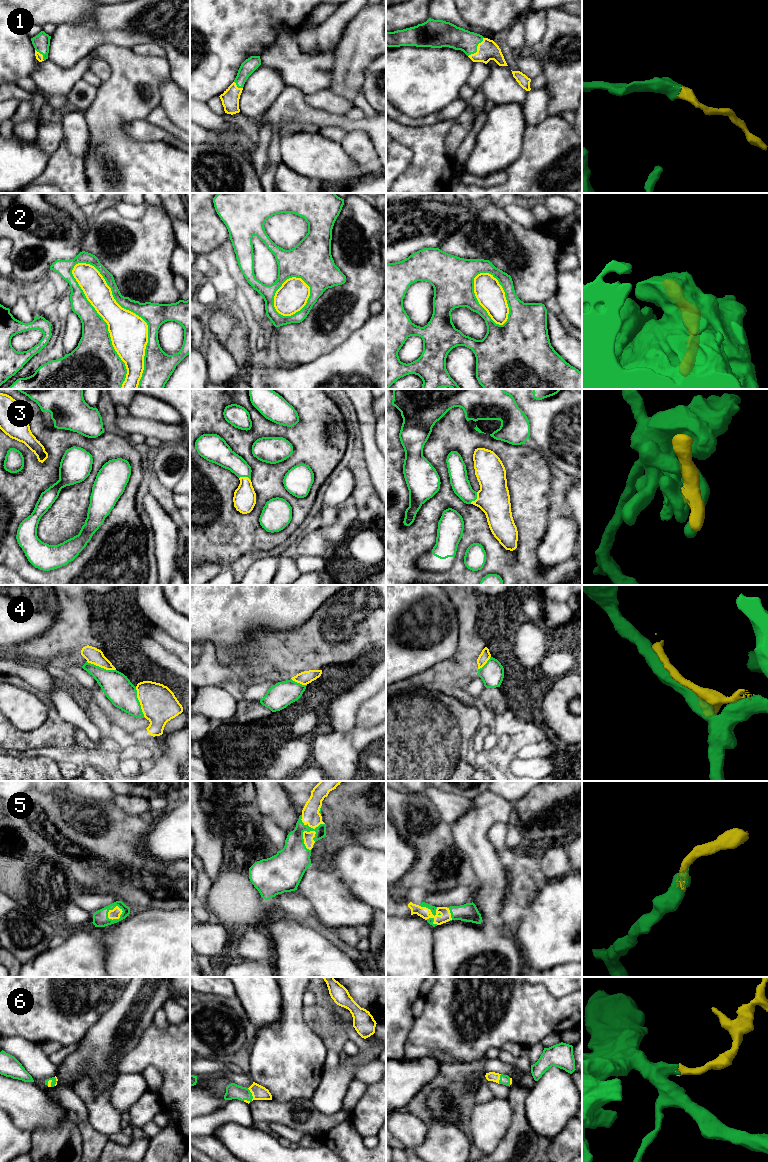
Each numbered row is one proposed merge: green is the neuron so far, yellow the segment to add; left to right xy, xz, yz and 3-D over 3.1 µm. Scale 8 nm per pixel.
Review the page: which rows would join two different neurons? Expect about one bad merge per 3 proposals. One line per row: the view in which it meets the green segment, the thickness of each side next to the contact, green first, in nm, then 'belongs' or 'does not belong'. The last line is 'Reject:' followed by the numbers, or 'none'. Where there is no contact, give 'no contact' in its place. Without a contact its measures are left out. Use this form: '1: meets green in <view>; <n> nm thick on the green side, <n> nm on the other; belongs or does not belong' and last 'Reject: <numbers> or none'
1: meets green in yz; 190 nm thick on the green side, 170 nm on the other; belongs
2: meets green in xy; 190 nm thick on the green side, 300 nm on the other; does not belong
3: meets green in yz; 150 nm thick on the green side, 260 nm on the other; belongs
4: meets green in xy; 220 nm thick on the green side, 300 nm on the other; does not belong
5: meets green in xz; 260 nm thick on the green side, 80 nm on the other; belongs
6: meets green in xz; 130 nm thick on the green side, 120 nm on the other; belongs
Reject: 2, 4

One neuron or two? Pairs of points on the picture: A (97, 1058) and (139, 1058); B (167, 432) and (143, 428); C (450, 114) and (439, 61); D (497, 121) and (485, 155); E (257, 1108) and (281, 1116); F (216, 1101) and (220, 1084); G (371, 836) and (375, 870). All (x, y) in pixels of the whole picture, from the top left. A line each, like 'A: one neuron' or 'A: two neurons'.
A: two neurons
B: one neuron
C: two neurons
D: one neuron
E: one neuron
F: one neuron
G: two neurons

